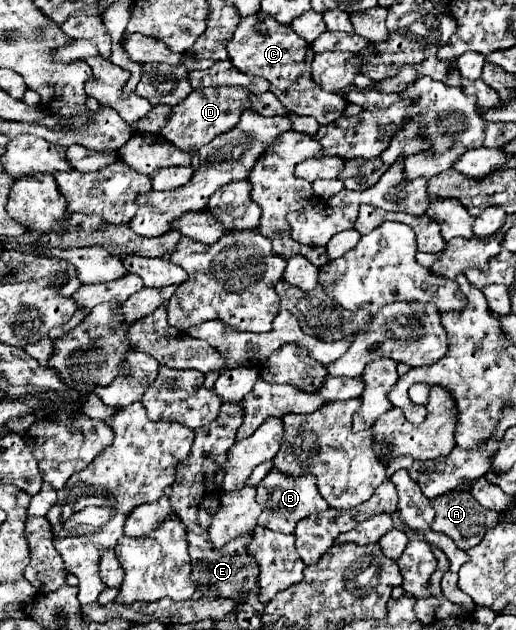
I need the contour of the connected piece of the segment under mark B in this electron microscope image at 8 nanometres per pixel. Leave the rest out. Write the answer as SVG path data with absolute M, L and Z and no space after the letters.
M272 468L256 486L256 502L262 506L262 514L258 518L258 526L270 528L282 534L294 534L296 522L328 508L328 502L318 494L318 486L312 474L302 474L302 478L288 478L288 474L280 474L278 468Z

